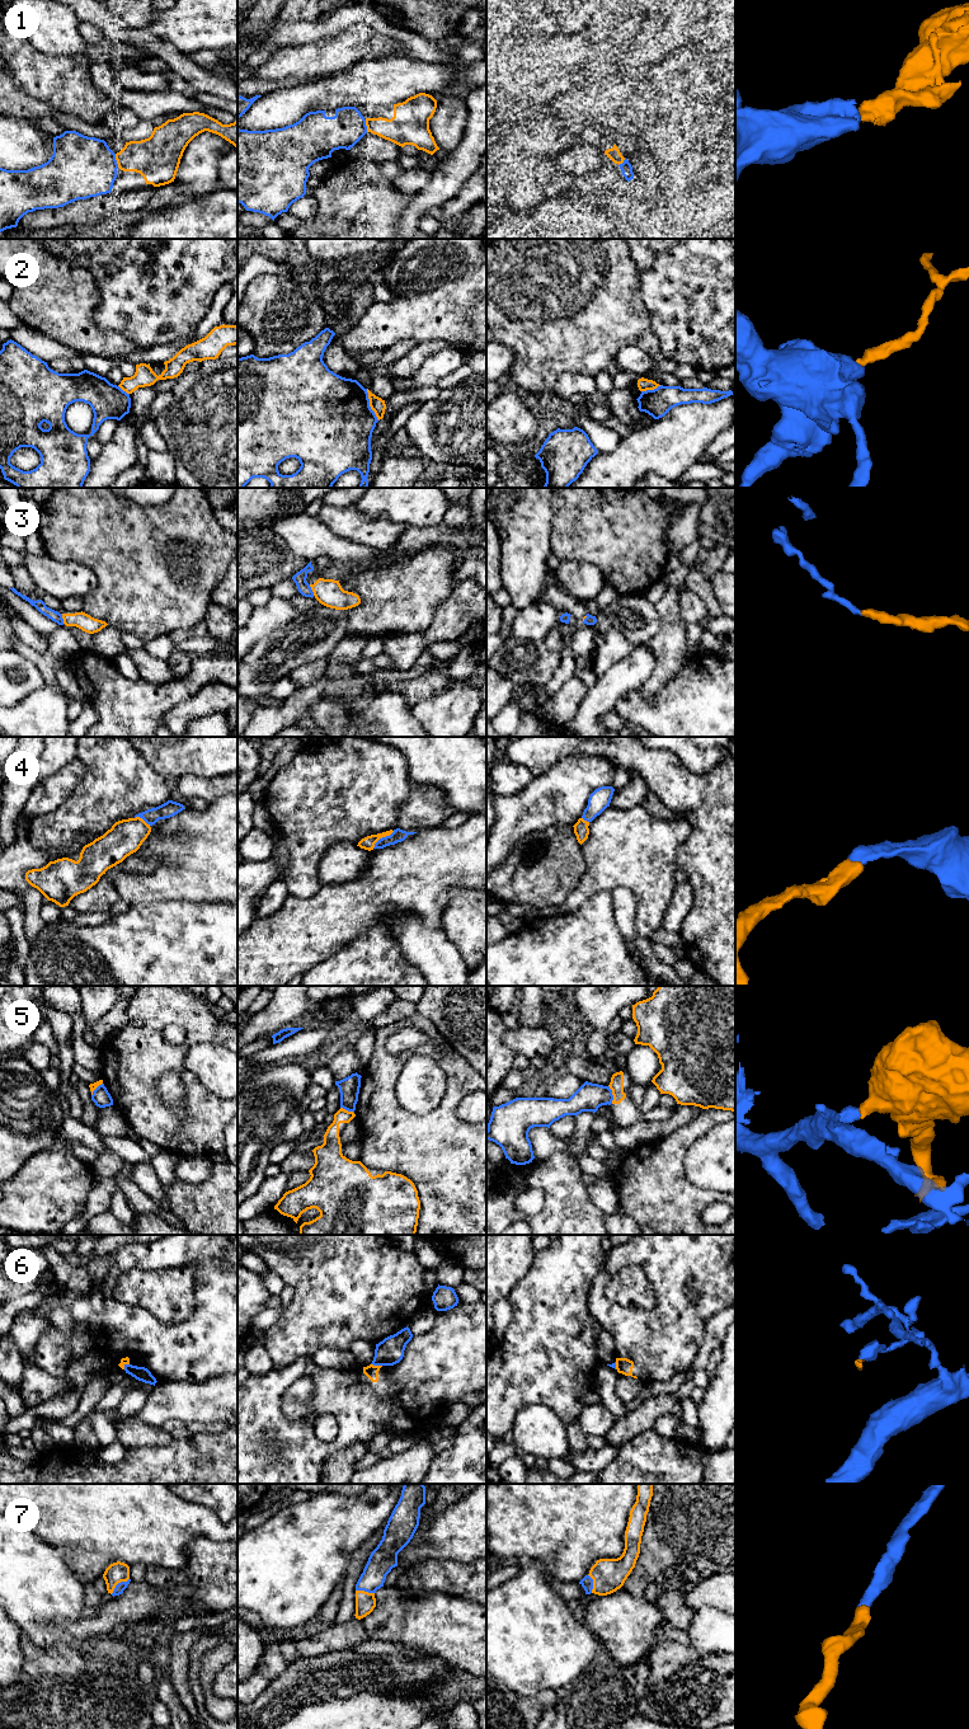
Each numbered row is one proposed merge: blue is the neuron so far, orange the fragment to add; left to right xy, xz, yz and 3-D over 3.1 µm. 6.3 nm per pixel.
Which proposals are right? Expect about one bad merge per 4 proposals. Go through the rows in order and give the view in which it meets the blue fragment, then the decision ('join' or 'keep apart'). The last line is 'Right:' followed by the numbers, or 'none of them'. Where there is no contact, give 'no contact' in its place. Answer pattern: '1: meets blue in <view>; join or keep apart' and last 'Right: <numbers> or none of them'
1: meets blue in xy; join
2: meets blue in xz; keep apart
3: meets blue in xz; keep apart
4: meets blue in xz; join
5: meets blue in yz; keep apart
6: meets blue in xz; keep apart
7: meets blue in xy; join
Right: 1, 4, 7

